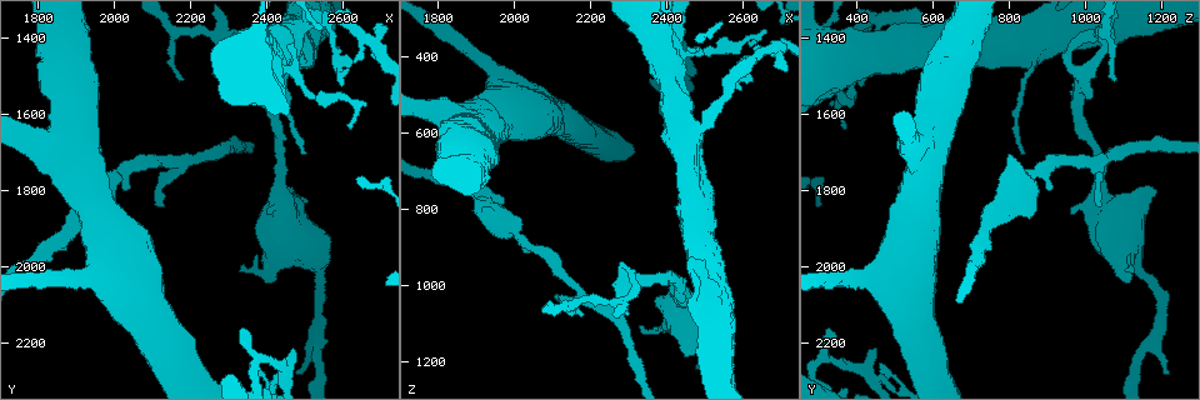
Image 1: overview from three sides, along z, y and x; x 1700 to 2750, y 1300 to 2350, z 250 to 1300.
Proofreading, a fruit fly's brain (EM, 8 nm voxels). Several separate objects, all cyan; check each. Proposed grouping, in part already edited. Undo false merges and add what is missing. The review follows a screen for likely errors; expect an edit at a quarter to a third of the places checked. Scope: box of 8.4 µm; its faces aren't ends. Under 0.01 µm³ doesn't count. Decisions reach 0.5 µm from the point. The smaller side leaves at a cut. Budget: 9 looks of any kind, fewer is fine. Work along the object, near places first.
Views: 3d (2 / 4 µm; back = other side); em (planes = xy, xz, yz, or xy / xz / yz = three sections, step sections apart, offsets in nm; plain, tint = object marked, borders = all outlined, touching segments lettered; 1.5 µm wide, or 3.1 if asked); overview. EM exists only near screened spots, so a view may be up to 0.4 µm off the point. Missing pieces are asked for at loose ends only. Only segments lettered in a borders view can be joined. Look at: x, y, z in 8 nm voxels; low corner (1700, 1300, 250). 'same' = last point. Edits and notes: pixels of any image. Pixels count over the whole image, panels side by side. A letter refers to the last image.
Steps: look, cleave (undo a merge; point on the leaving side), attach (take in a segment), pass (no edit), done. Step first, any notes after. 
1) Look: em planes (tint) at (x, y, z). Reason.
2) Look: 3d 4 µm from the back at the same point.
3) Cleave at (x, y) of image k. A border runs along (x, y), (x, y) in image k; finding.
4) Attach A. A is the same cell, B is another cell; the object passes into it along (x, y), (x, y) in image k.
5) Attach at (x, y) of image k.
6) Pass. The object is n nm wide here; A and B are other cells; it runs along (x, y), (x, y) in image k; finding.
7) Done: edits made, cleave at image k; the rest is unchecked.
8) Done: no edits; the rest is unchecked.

Look: 3d 2 µm at (2180, 1500, 1080). Free end.

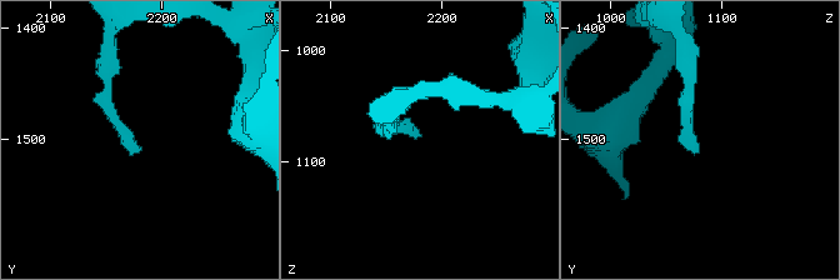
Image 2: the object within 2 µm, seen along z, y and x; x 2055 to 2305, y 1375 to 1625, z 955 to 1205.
Look: em planes (borders) at (2178, 1508, 1080). Now the EM.

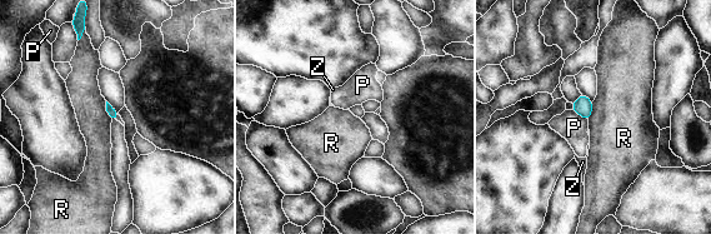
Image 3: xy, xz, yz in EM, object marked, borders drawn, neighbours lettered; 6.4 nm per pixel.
Pass. P, R and Z are other cells; a border runs along (592, 101), (589, 122) in image 3; none of them fits.

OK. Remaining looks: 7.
Look: em yz step 8 (borders) at (2455, 1790, 1185). Free end.

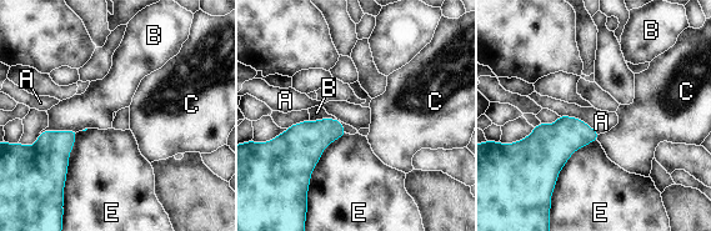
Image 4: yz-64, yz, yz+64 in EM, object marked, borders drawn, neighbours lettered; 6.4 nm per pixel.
Pass. A, B, C and E are other cells; none of them fits.

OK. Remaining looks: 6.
Look: em xy step 8 (tint) at (2610, 1485, 395).

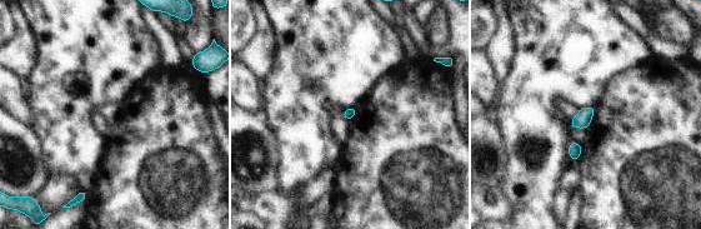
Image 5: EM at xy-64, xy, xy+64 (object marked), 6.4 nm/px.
Look: em planes (borders) at the same point.

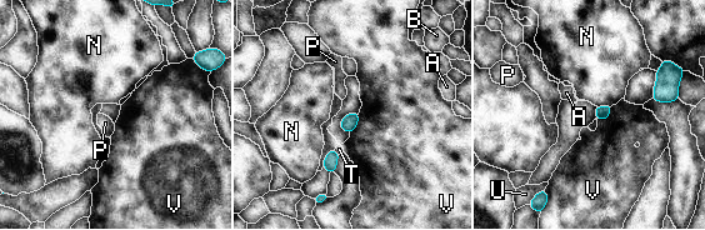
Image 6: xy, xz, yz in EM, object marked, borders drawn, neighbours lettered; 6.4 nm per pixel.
Pass. The longest contact is with V, 130 nm; A, B, N, P, T, U and V are other cells; a border runs along (610, 105), (596, 106) in image 6; none of them fits.

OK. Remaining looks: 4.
Look: 3d 4 µm at (2365, 2255, 455). An open end.

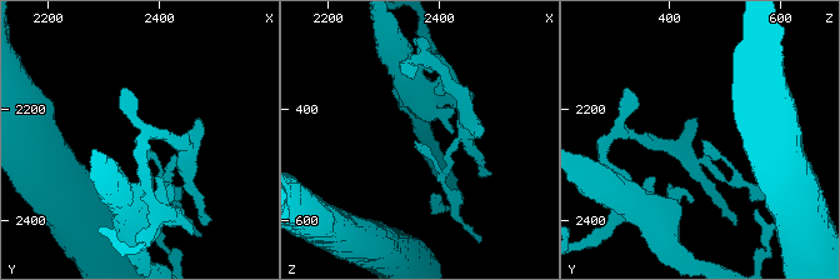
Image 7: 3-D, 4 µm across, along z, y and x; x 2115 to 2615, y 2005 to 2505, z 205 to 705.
Look: em planes (borders) at (2360, 2260, 455). Shape alone is not enough.

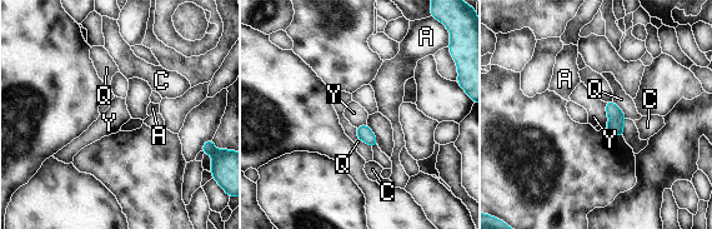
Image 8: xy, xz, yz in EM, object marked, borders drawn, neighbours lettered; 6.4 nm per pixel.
Pass. A, C, Q and Y are other cells; none of them fits.

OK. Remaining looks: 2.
Done: no edits; the rest is unchecked.

